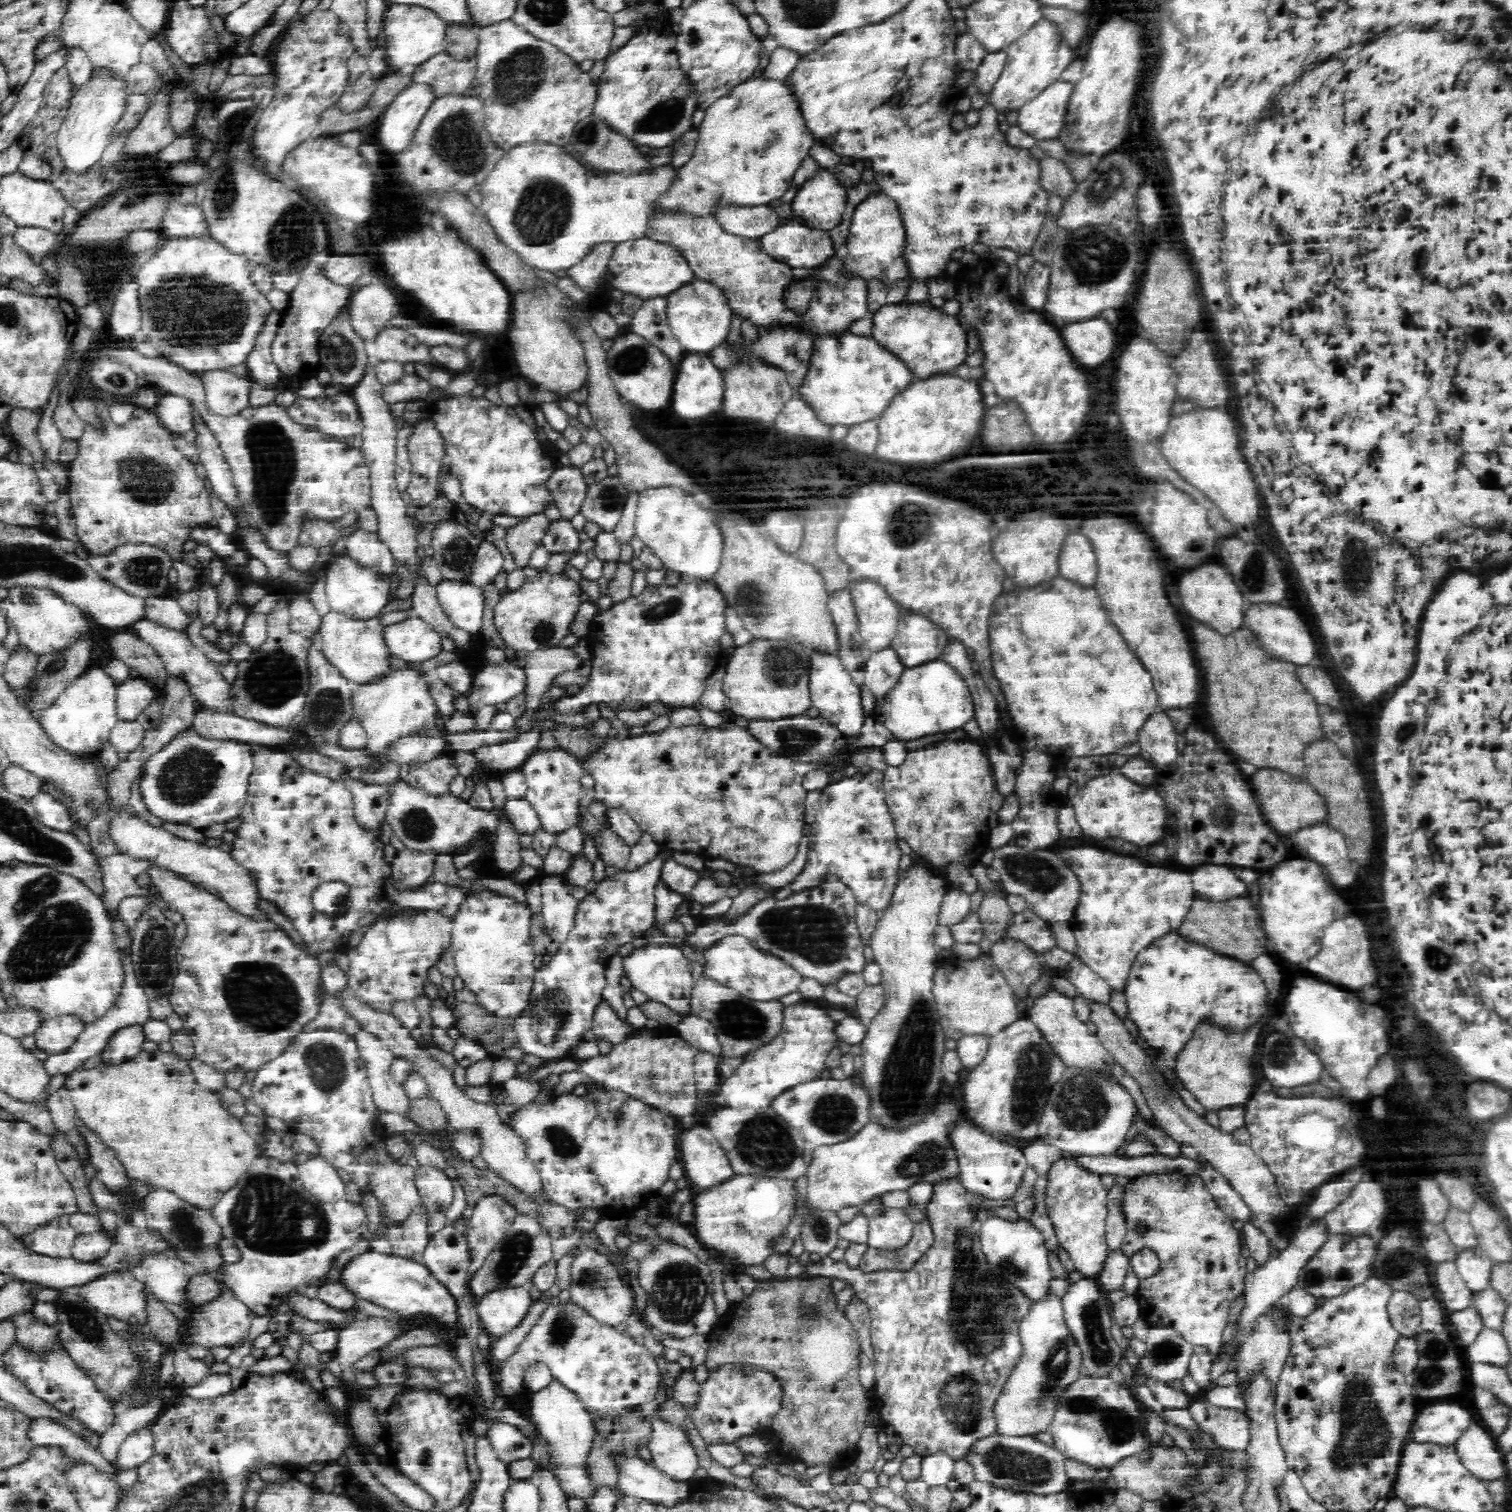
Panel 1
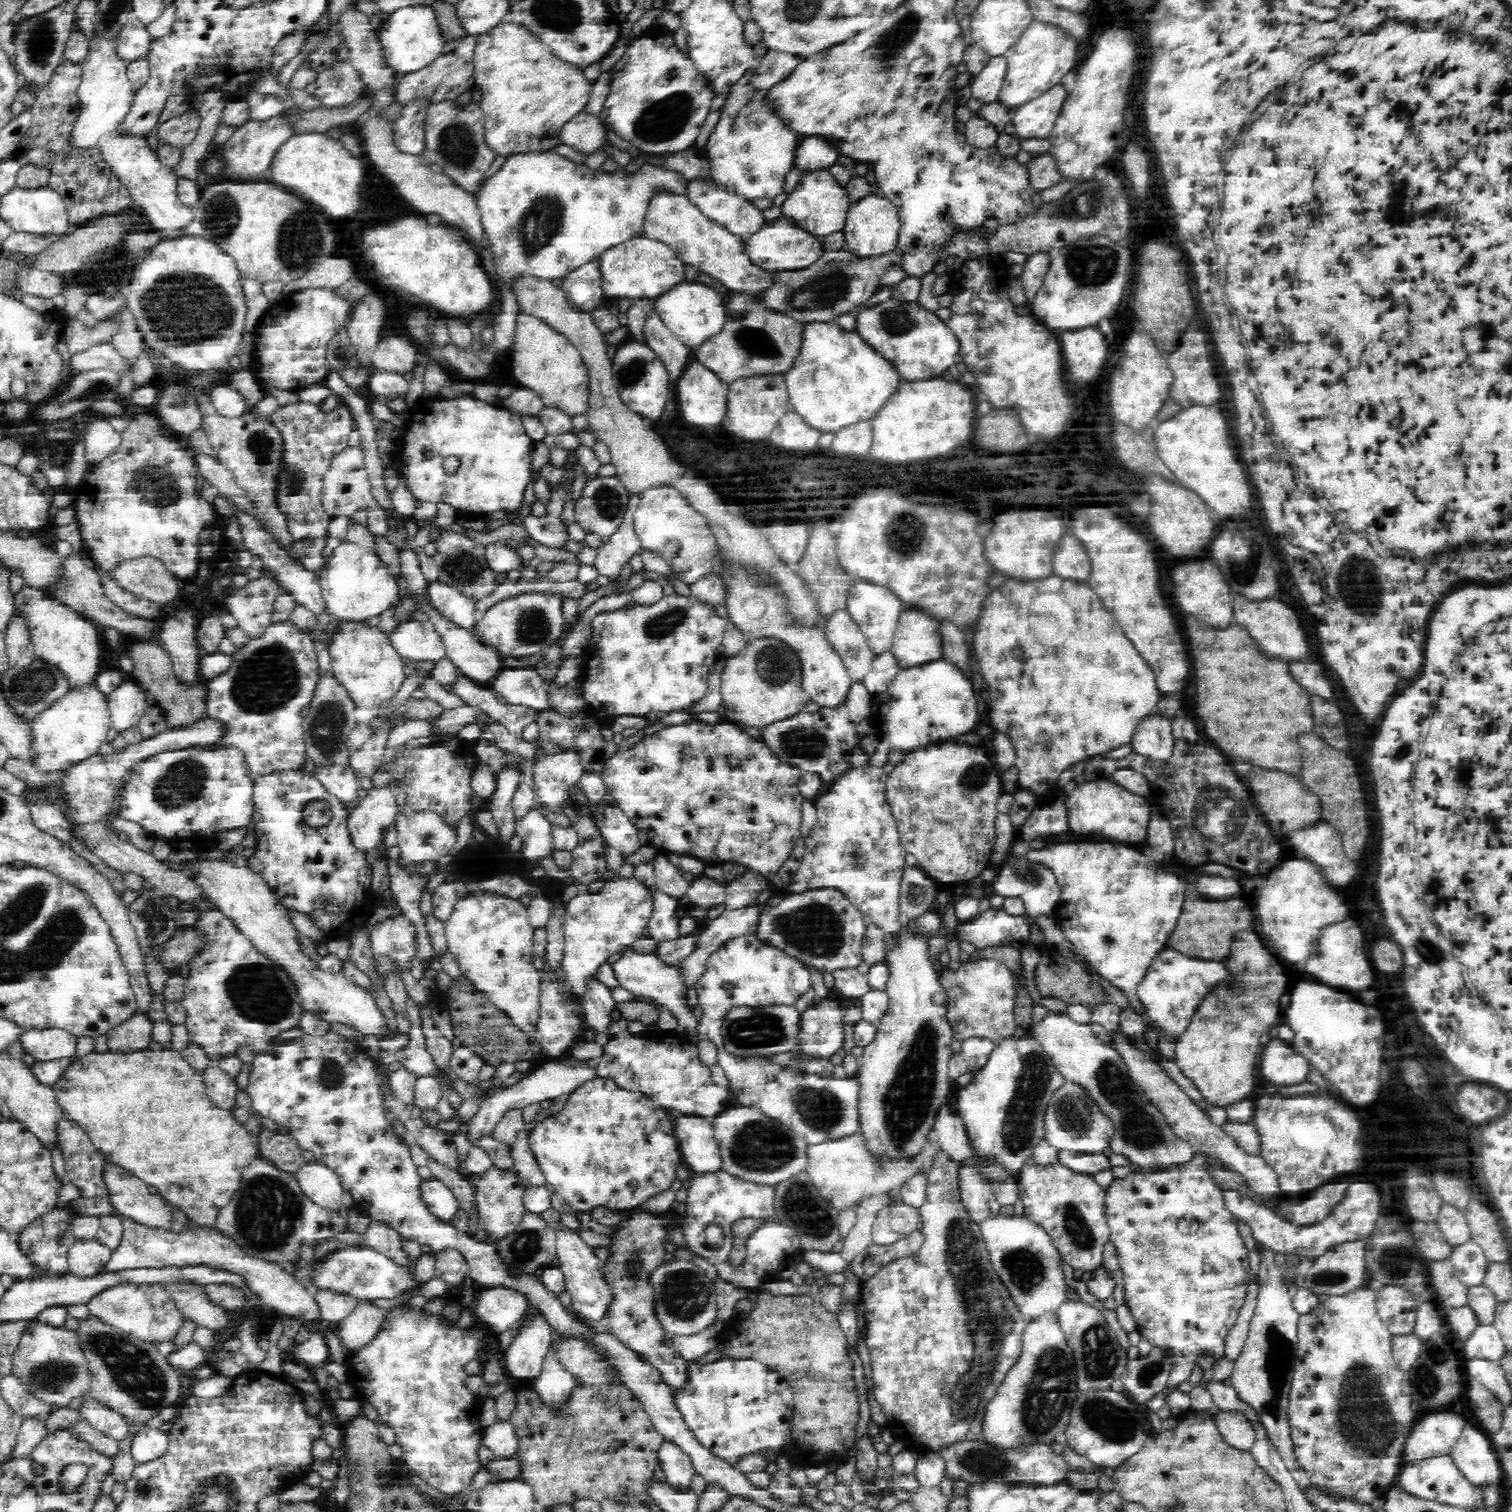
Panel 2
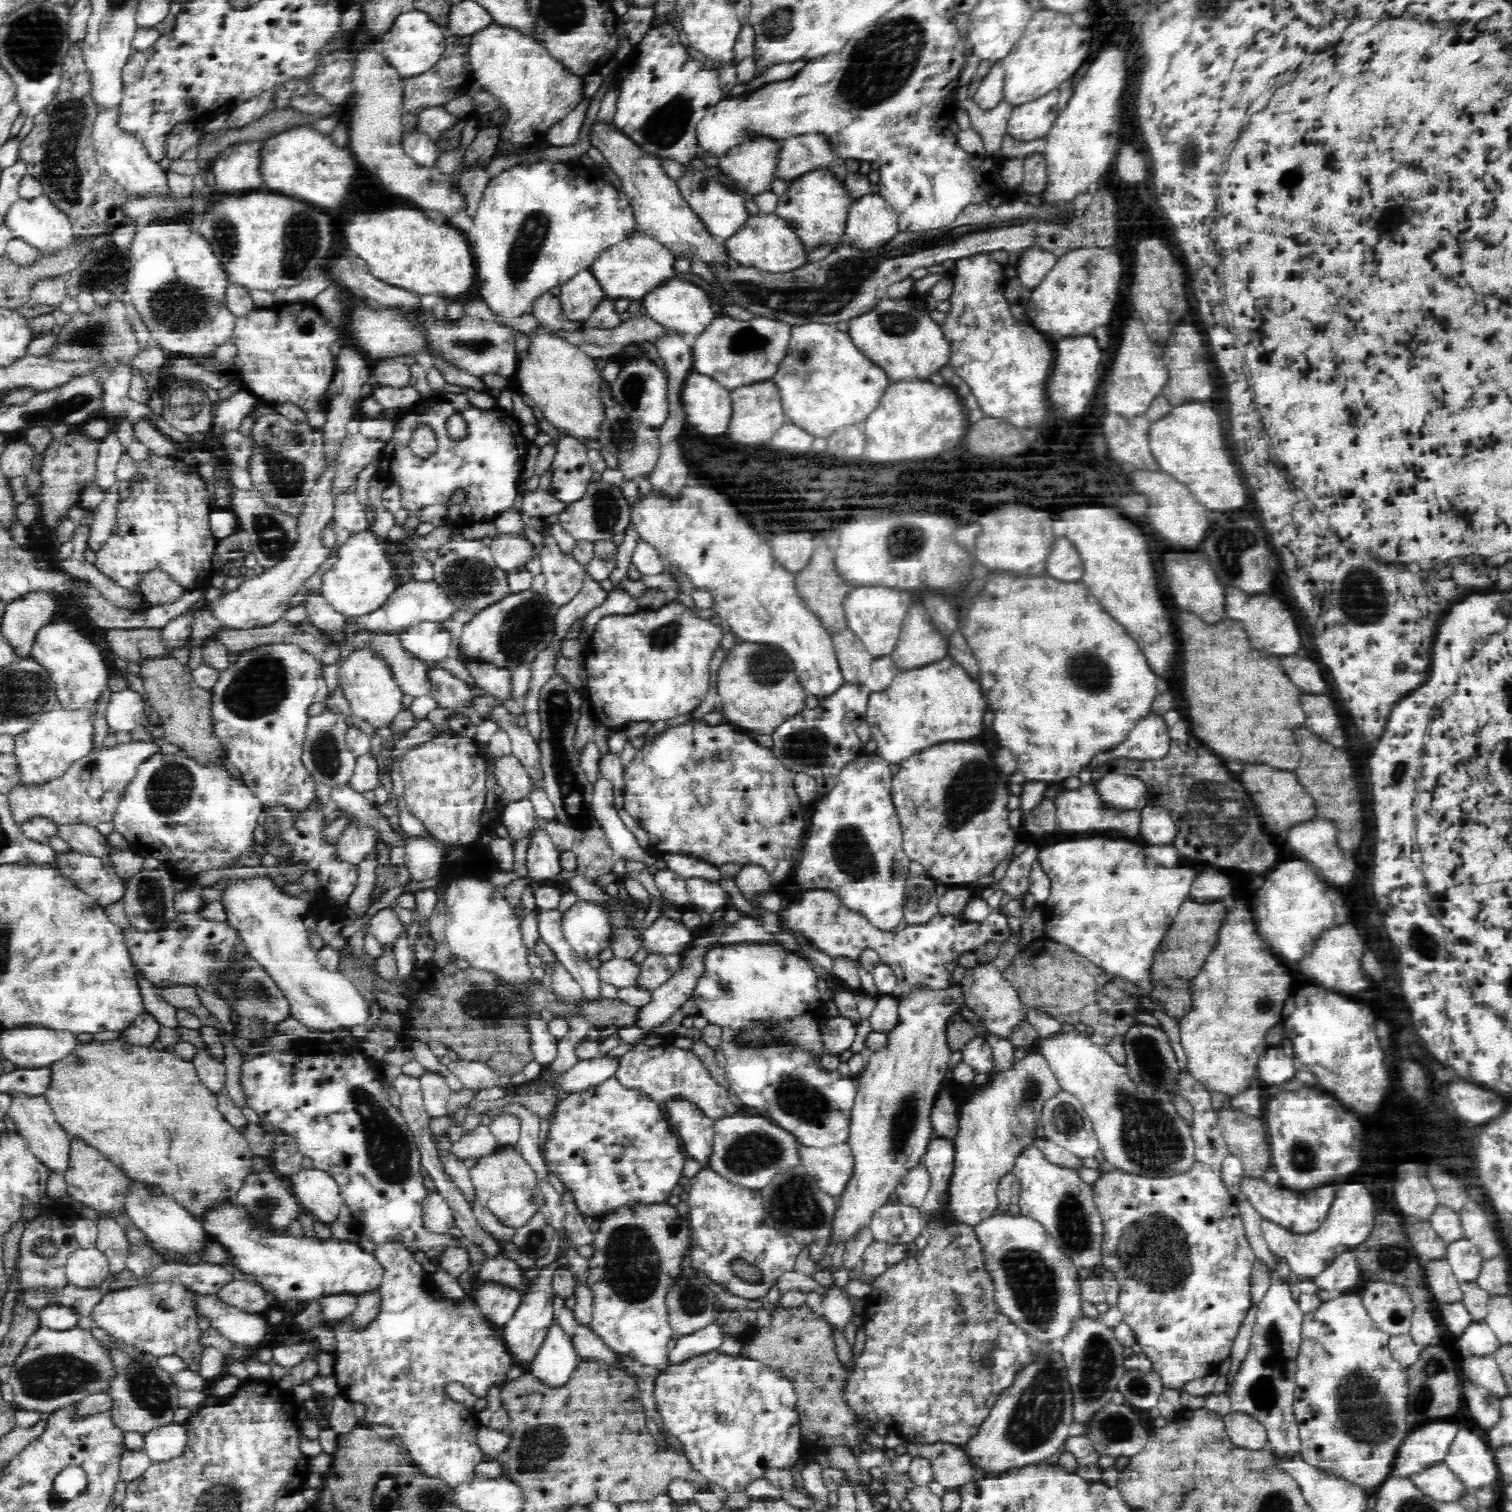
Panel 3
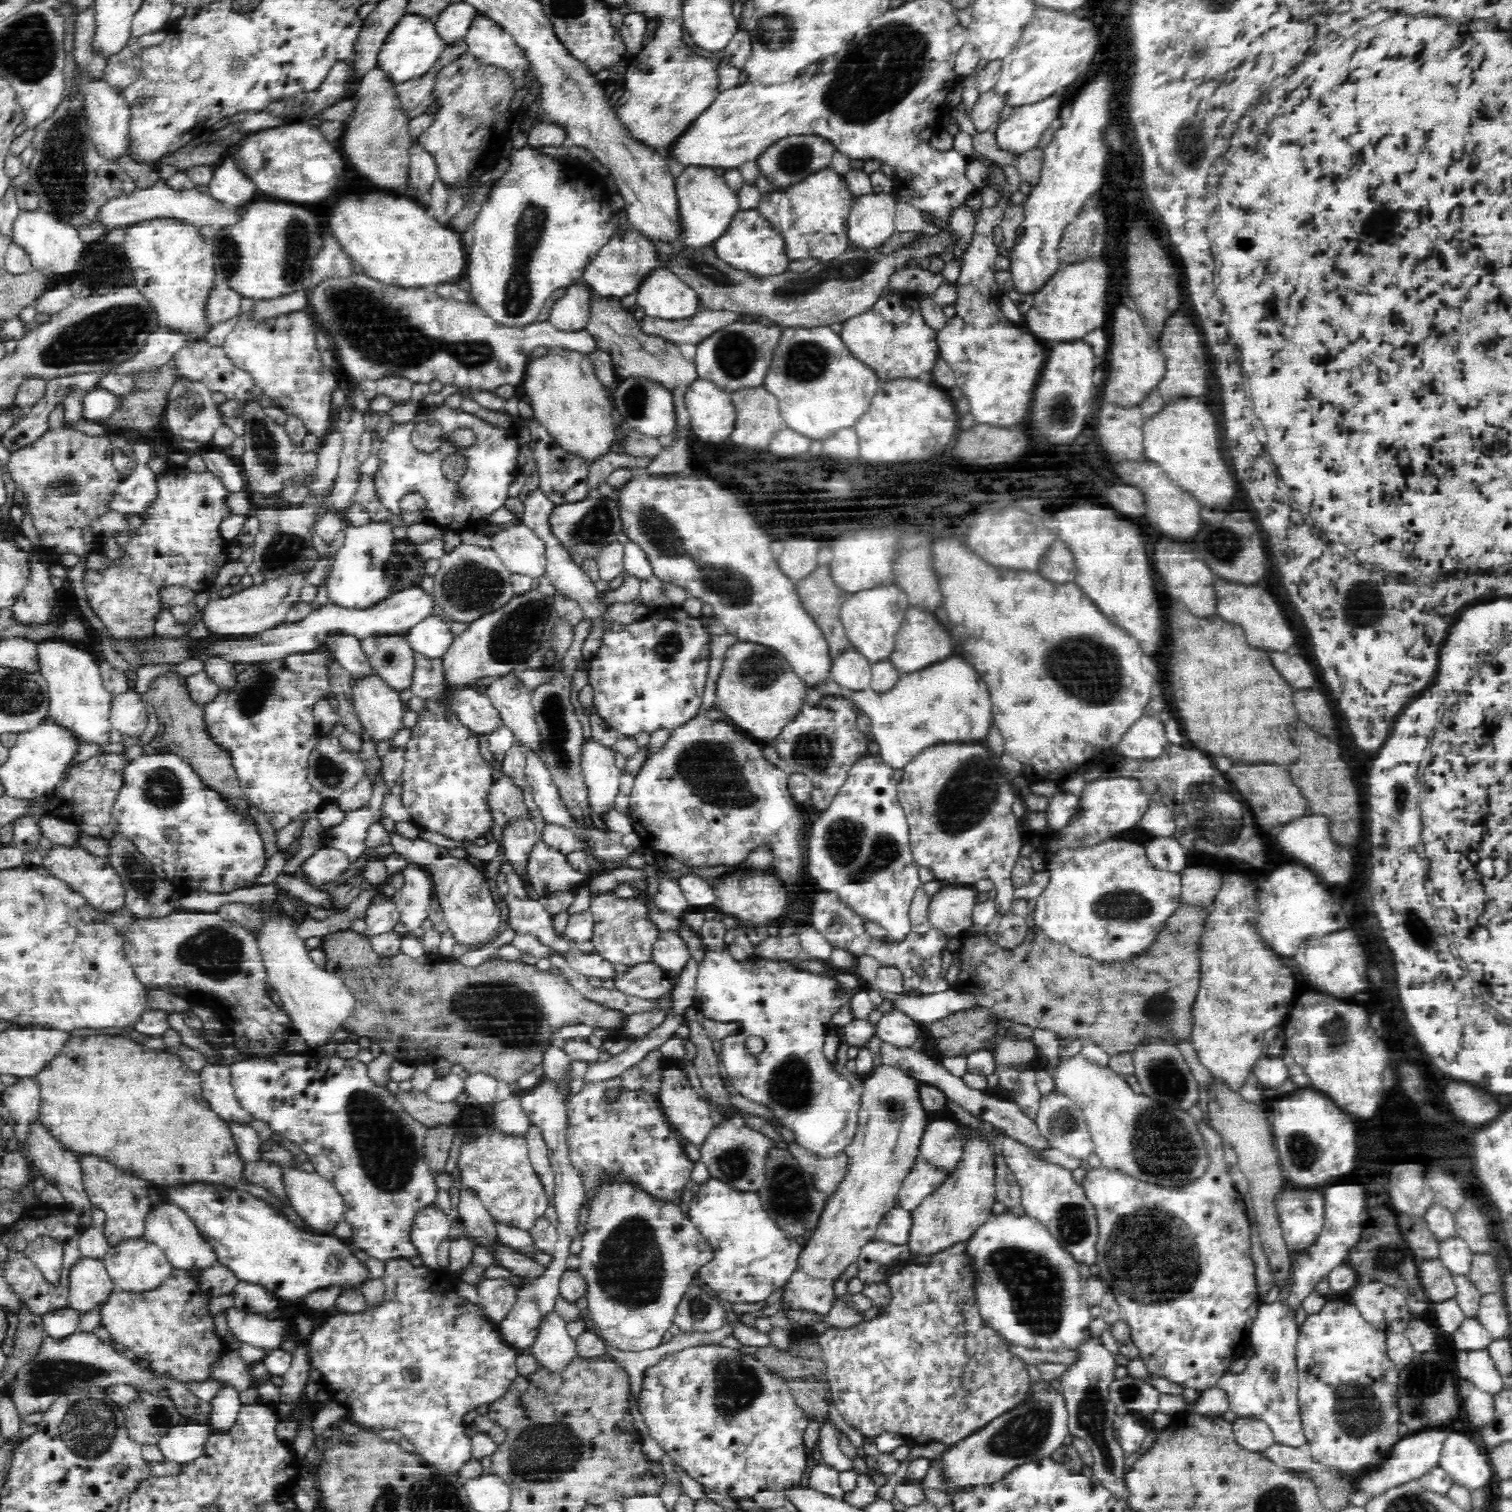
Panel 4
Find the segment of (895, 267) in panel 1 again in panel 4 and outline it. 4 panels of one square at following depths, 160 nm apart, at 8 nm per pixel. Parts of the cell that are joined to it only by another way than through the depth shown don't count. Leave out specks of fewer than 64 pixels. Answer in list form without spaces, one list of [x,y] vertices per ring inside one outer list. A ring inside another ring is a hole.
[[[891,193],[855,197],[847,222],[850,247],[879,248],[896,232],[896,202]]]

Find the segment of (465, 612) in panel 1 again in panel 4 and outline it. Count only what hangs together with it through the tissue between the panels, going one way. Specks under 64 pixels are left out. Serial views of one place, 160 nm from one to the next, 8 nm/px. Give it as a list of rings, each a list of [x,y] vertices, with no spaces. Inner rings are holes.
[[[410,586],[403,590],[391,593],[382,602],[372,608],[364,610],[350,610],[332,604],[323,604],[320,608],[313,610],[304,618],[293,623],[282,622],[272,630],[266,630],[246,640],[216,641],[217,636],[206,638],[203,648],[196,659],[205,662],[212,656],[222,656],[230,663],[250,664],[256,661],[269,661],[274,658],[284,658],[290,654],[314,652],[320,644],[325,644],[328,636],[336,636],[338,633],[349,634],[362,641],[368,636],[402,635],[413,626],[432,616],[436,606],[436,597],[428,593],[420,586]]]

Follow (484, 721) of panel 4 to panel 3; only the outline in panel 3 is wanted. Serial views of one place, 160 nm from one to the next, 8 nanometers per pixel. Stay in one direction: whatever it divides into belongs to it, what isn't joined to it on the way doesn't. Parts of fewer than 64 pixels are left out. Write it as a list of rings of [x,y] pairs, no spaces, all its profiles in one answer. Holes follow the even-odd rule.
[[[429,664],[428,673],[432,679],[432,697],[437,709],[470,708],[472,706],[471,688],[464,681],[452,675],[443,667]]]

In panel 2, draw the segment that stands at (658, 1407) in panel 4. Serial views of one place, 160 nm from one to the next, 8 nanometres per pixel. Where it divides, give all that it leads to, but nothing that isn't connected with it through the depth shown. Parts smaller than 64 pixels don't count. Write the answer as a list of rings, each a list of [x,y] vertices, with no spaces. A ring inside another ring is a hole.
[[[724,1358],[702,1365],[694,1361],[688,1364],[688,1384],[682,1392],[674,1392],[674,1397],[688,1429],[694,1432],[702,1446],[735,1467],[738,1457],[752,1453],[762,1454],[760,1450],[767,1448],[776,1450],[779,1455],[784,1450],[793,1409],[793,1394],[790,1390],[789,1382],[779,1372],[760,1361]]]

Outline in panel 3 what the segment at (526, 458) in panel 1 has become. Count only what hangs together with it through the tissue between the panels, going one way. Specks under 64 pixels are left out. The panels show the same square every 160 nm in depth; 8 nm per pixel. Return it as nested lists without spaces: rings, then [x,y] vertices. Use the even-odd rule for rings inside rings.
[[[439,399],[432,406],[420,410],[420,413],[408,412],[399,420],[396,420],[394,438],[385,442],[385,447],[381,450],[381,455],[378,458],[379,467],[384,472],[388,472],[388,481],[394,481],[400,486],[402,507],[409,511],[410,514],[417,513],[424,506],[440,504],[447,506],[448,524],[452,526],[463,528],[475,522],[493,521],[502,512],[512,509],[516,496],[520,495],[518,486],[529,447],[529,442],[521,435],[520,426],[519,421],[512,414],[498,408],[480,409],[470,404],[466,408],[458,410],[452,403]],[[453,414],[459,414],[466,423],[465,433],[459,439],[452,439],[450,431],[446,427],[446,422]],[[420,426],[428,426],[435,434],[437,449],[432,454],[432,458],[418,458],[413,455],[410,448],[412,434]],[[458,490],[462,490],[464,500],[460,504],[454,504],[452,496]]]

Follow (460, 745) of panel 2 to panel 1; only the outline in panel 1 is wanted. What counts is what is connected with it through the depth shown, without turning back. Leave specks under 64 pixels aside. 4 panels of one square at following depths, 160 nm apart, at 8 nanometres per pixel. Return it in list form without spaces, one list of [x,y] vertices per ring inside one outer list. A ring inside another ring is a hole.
[[[452,753],[439,756],[430,762],[423,764],[402,764],[400,765],[399,776],[406,781],[406,783],[413,786],[413,788],[420,788],[427,794],[433,796],[442,796],[442,794],[450,793],[450,784],[452,780],[458,775],[457,765],[453,759]]]

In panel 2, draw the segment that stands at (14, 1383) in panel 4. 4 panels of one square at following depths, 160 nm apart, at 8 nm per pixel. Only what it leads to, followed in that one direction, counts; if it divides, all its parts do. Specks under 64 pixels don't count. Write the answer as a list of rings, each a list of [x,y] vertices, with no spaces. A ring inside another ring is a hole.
[[[37,1318],[29,1320],[13,1354],[11,1373],[28,1387],[32,1395],[48,1401],[52,1406],[66,1407],[72,1398],[91,1390],[90,1371],[76,1341],[74,1330],[55,1327]]]

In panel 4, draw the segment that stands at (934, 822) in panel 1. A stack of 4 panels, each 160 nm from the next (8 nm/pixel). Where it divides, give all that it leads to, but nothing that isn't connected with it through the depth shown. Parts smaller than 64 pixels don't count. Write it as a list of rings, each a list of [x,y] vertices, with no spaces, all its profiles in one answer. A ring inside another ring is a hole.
[[[944,744],[926,747],[906,766],[898,786],[898,800],[909,824],[909,845],[918,866],[934,872],[935,879],[944,885],[966,886],[982,878],[992,880],[997,892],[995,907],[1000,916],[1011,912],[1013,883],[1011,871],[1020,856],[1023,834],[1012,812],[1016,794],[992,762],[990,752],[978,744]],[[974,784],[988,784],[990,788],[972,788]],[[978,794],[988,796],[992,806],[990,820],[978,822]]]

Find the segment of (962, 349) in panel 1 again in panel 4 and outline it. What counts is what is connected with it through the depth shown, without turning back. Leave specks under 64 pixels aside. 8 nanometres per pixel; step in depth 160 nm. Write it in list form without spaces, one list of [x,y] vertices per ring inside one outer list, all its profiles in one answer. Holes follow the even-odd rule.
[[[887,292],[867,312],[845,320],[840,336],[854,357],[876,371],[880,382],[888,382],[930,374],[939,356],[936,334],[937,330],[924,320],[912,293]]]

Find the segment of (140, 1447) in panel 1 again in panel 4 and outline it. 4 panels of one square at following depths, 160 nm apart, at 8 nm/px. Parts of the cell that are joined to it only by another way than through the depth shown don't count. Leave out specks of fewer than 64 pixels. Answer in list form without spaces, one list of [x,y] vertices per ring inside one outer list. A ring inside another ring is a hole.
[[[185,1422],[170,1427],[164,1436],[157,1442],[164,1461],[178,1465],[187,1464],[201,1453],[203,1442],[209,1433],[210,1427],[201,1422]]]

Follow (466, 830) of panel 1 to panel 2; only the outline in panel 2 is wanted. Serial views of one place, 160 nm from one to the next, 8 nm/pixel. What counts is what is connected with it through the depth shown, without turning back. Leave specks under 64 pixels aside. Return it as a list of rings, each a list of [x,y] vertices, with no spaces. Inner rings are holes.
[[[408,805],[397,812],[394,817],[393,828],[396,828],[397,845],[400,847],[401,862],[424,862],[438,860],[446,856],[452,846],[456,844],[456,831],[440,813],[432,809],[411,809]]]

